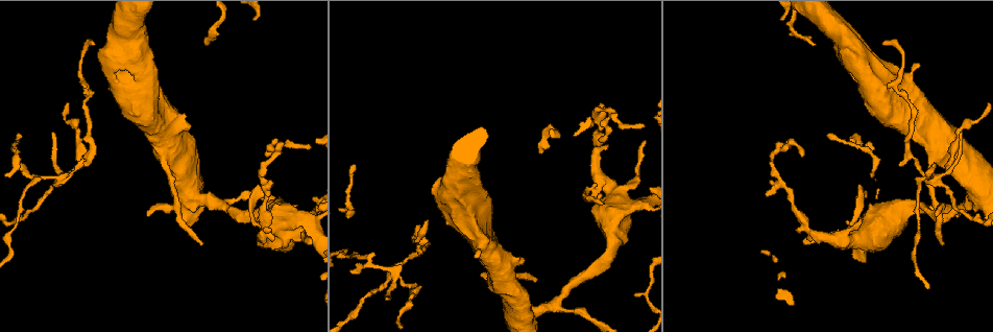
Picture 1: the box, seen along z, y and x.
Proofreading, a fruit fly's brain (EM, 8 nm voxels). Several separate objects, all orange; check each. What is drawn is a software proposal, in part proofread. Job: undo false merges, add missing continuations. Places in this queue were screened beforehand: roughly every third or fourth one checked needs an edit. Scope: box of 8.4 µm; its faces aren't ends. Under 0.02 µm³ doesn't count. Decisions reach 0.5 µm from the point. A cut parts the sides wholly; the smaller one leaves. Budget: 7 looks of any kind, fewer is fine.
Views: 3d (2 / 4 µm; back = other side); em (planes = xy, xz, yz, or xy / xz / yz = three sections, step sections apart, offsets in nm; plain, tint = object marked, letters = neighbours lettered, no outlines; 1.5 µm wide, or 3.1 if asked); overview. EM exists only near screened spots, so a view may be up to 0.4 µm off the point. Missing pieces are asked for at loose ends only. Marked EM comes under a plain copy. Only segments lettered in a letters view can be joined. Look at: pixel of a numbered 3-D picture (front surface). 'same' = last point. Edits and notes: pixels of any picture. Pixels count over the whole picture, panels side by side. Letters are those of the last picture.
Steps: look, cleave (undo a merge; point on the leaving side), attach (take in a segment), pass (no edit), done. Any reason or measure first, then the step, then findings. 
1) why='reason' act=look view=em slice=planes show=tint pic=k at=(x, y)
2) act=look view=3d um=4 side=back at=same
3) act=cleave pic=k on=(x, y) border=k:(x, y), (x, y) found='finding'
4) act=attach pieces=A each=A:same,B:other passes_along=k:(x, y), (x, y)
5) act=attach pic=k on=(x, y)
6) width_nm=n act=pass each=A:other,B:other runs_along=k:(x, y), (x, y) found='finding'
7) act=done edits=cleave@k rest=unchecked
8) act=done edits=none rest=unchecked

why='four-way junction' act=look view=3d um=4 pic=1 at=(932, 176)

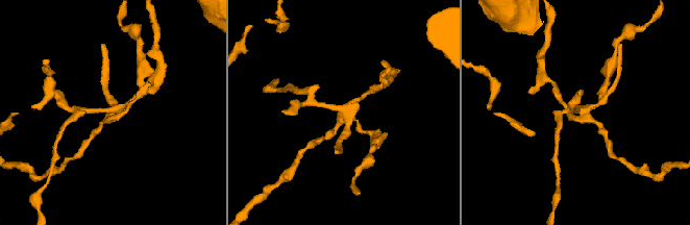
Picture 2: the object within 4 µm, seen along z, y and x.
act=look view=em slice=planes show=tint pic=2 at=(119, 110)

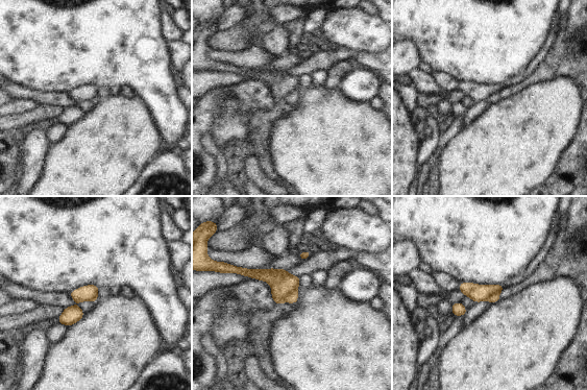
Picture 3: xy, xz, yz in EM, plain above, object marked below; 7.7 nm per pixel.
why='what lies round it' act=look view=em slice=planes show=letters at=same

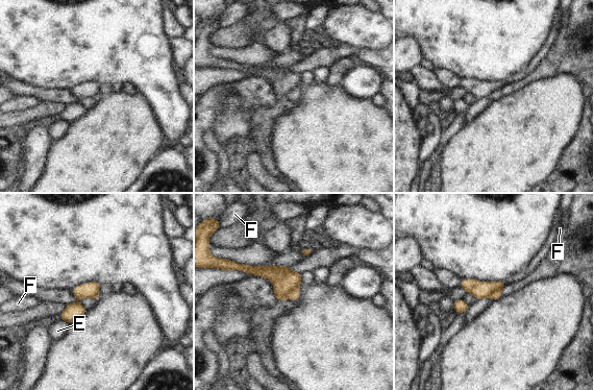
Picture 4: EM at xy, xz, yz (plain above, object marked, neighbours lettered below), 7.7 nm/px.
act=cleave pic=4 on=(283, 281) each=E:other,F:other border=4:(297, 289), (289, 292), (287, 298) found='a second cell is stuck on'

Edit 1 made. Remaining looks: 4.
why='see it whole again' act=look view=overview

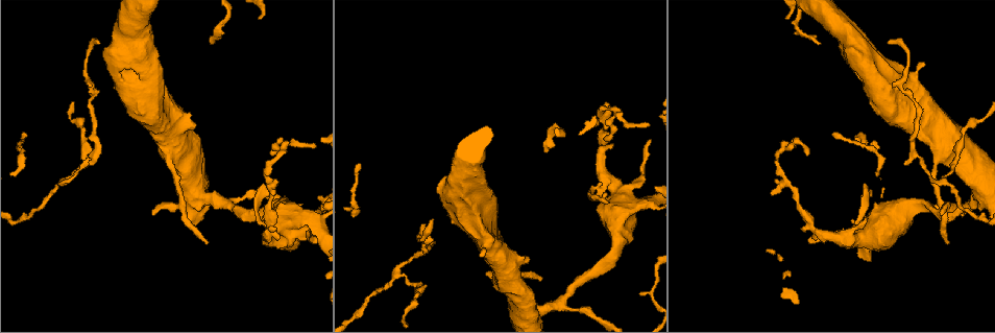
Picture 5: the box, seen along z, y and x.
why='thick turns thin' act=look view=em slice=xz step=8 show=tint pic=5 at=(540, 313)

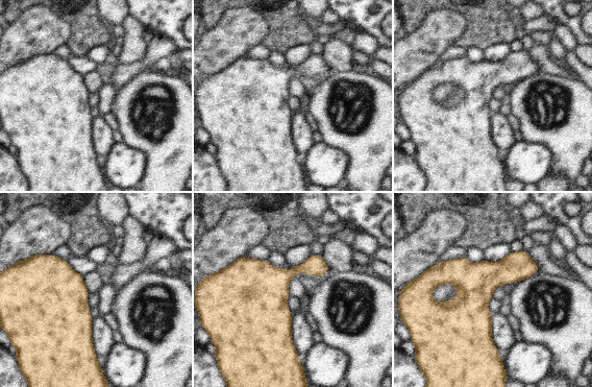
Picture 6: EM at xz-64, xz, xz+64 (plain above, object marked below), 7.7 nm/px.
why='cut it another way' act=look view=em slice=yz step=8 show=tint at=same

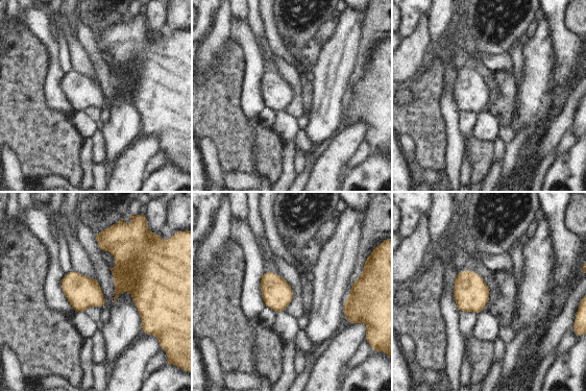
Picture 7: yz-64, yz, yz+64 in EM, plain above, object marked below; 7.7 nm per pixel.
act=look view=em slice=yz step=8 show=letters at=same

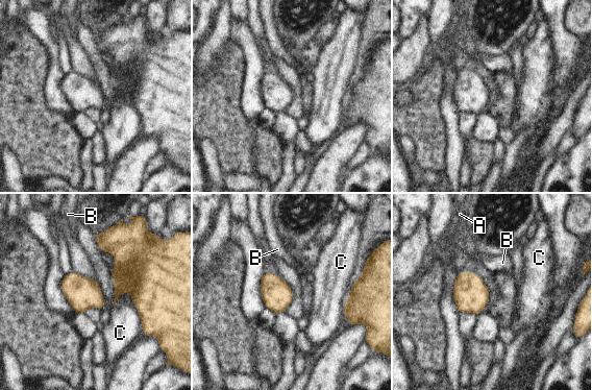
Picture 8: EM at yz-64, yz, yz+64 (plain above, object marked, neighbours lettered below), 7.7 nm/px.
width_nm=240 act=pass each=A:other,B:other,C:other border=8:(121, 292), (130, 294), (142, 327) found='all the same cell'

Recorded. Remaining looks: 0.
act=done edits=cleave@4 rest=unchecked

